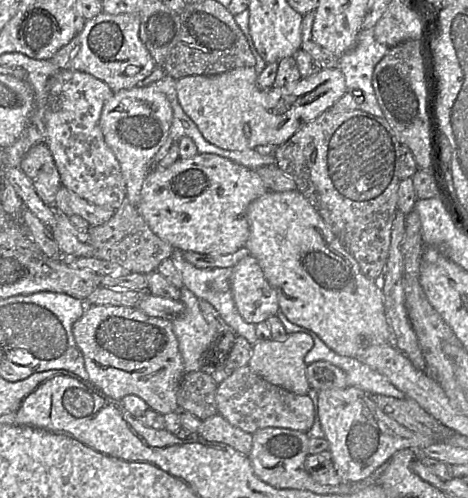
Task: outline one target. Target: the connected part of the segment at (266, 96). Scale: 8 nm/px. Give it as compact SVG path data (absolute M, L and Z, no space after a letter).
M255 67L234 69L217 76L184 77L176 82L177 99L207 142L224 150L244 151L263 145L282 145L306 124L333 107L347 92L345 77L338 67L322 69L296 83L266 90L258 87L257 77Z

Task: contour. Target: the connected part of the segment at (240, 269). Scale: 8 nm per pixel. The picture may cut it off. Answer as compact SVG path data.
M251 255L233 267L231 292L235 307L246 323L256 325L279 312L277 293Z

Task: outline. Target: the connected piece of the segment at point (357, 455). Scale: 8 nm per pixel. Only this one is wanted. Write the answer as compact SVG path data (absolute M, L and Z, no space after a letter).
M355 386L318 391L315 413L329 444L331 462L340 473L342 482L359 482L369 478L401 449L417 450L437 442L400 425L378 407L370 394Z

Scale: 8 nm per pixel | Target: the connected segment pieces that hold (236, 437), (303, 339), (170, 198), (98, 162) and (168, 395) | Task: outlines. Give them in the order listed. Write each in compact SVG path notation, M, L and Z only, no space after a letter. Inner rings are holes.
M218 413L202 421L198 434L207 441L227 444L246 456L252 449L252 434L231 425Z
M292 333L280 337L279 341L271 339L258 341L252 345L252 354L248 362L251 370L271 384L284 388L295 394L311 393L306 377L305 356L312 349L314 341L305 333Z
M197 154L186 160L178 159L164 169L149 171L140 191L137 208L151 231L175 251L226 255L245 247L249 238L248 207L267 192L256 170L214 154Z
M59 69L46 86L44 142L51 151L62 186L92 204L116 210L126 201L126 185L120 164L113 151L105 143L99 126L103 107L113 94L114 92L105 82L91 74L71 69Z
M86 303L86 310L73 324L72 333L83 355L88 381L106 397L121 400L128 395L137 396L162 415L178 410L177 392L184 376L184 364L172 321L148 316L137 307Z

